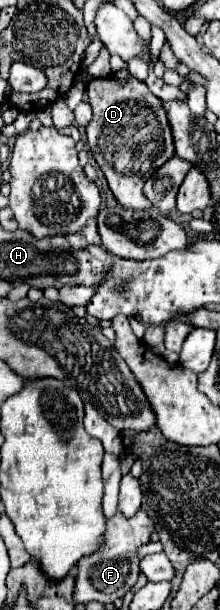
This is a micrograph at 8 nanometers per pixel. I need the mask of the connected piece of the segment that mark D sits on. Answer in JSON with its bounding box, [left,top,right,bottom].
[87,75,175,209]

